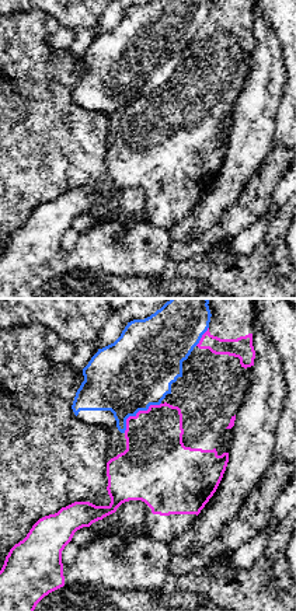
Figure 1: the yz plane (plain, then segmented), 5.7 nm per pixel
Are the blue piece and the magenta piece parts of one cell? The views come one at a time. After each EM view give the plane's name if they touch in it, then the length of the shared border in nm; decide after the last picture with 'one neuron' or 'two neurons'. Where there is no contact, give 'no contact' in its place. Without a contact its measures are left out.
yz | 280 nm

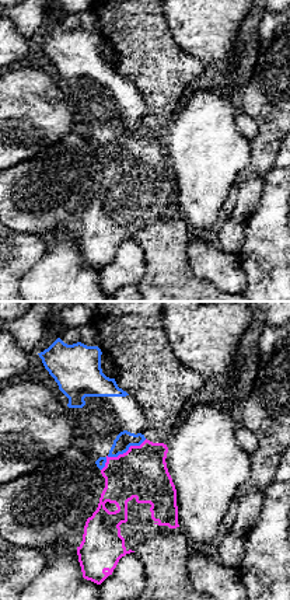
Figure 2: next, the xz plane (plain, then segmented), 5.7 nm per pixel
xz | 320 nm

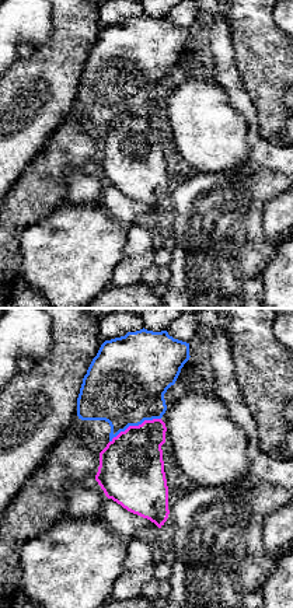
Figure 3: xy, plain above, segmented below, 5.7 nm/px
xy | 320 nm

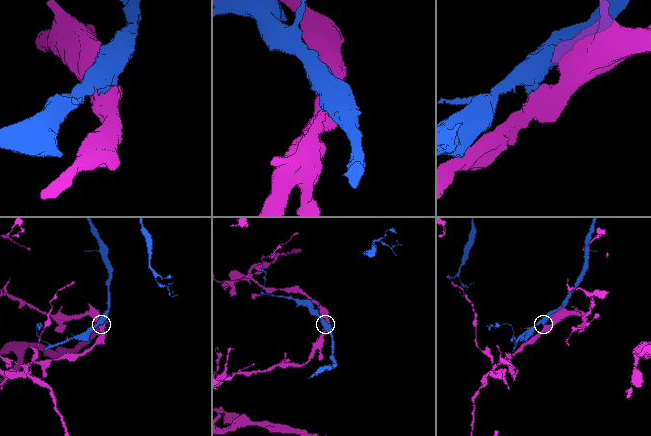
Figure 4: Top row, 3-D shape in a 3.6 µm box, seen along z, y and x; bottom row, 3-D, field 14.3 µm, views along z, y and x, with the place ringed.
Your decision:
two neurons

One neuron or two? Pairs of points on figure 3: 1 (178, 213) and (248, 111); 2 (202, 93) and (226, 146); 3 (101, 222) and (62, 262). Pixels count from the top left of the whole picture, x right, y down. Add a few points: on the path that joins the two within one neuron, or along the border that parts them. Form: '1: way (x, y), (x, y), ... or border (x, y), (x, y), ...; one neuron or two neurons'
1: way (213, 213), (217, 213), (257, 174), (257, 146); one neuron
2: way (202, 105), (203, 123), (213, 133); one neuron
3: way (93, 231), (72, 252); one neuron

